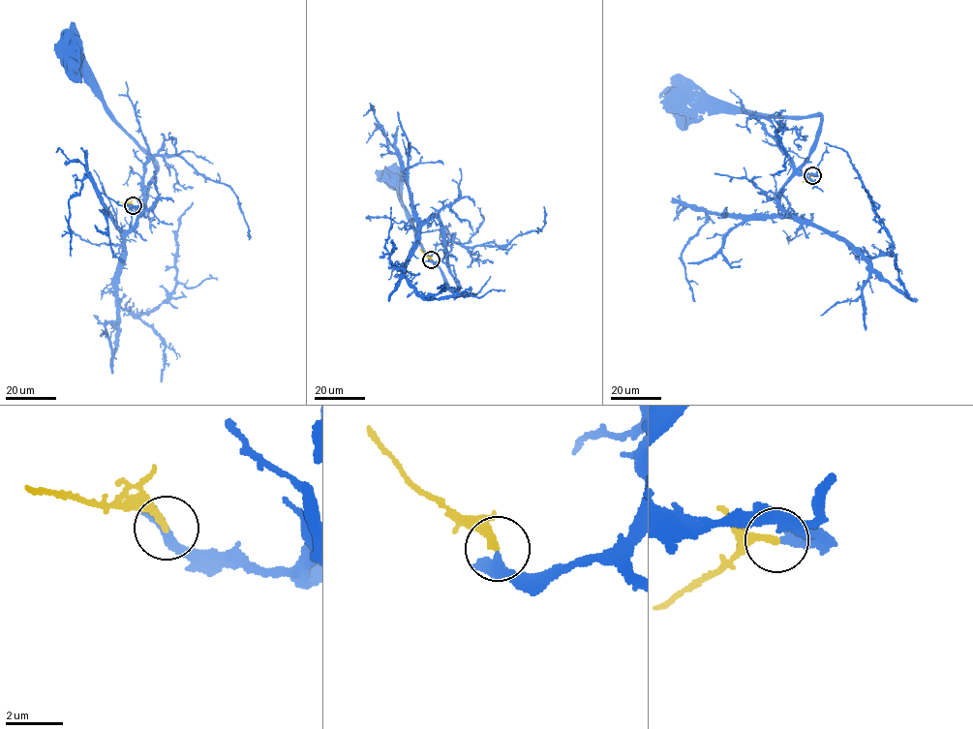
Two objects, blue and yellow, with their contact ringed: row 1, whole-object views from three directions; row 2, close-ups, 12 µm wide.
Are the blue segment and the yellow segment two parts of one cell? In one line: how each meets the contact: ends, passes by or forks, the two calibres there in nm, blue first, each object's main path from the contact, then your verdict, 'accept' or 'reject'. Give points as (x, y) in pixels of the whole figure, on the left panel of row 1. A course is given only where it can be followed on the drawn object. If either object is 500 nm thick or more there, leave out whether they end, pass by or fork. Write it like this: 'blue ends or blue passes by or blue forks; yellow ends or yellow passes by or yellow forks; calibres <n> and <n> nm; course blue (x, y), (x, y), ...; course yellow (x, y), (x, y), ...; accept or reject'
blue passes by; yellow ends; calibres 360 and 240 nm; course blue (133, 206), (146, 208), (147, 184), (155, 171), (155, 161), (115, 118), (80, 66), (79, 56), (72, 49); course yellow (133, 205), (121, 201); accept

